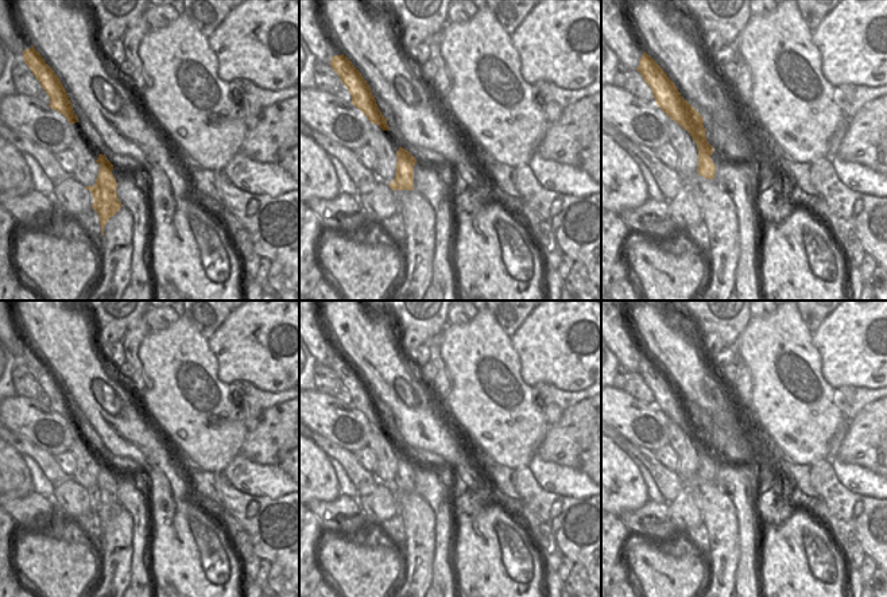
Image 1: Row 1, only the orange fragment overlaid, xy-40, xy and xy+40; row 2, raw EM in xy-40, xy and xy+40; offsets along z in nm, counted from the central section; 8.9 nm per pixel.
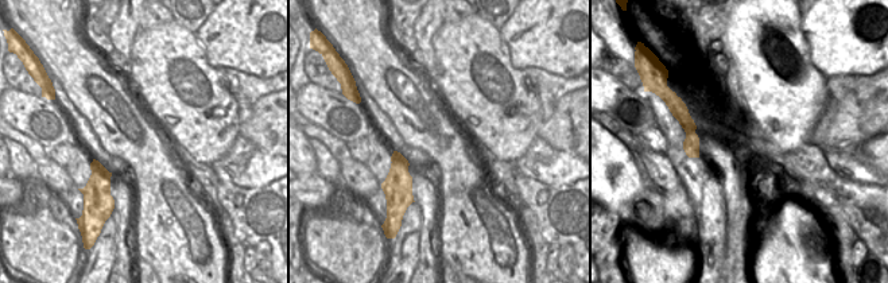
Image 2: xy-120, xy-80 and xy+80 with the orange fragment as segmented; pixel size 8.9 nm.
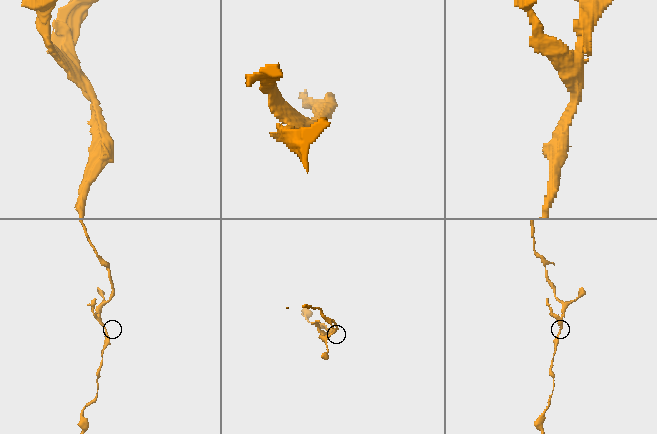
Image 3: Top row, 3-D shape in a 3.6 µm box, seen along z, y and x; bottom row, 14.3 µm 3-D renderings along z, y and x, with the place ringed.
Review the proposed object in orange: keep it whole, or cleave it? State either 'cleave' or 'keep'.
cleave

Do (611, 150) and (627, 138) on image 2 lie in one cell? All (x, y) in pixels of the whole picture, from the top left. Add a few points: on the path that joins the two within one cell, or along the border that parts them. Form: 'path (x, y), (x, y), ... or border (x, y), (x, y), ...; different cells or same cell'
border (604, 127), (631, 152); different cells

